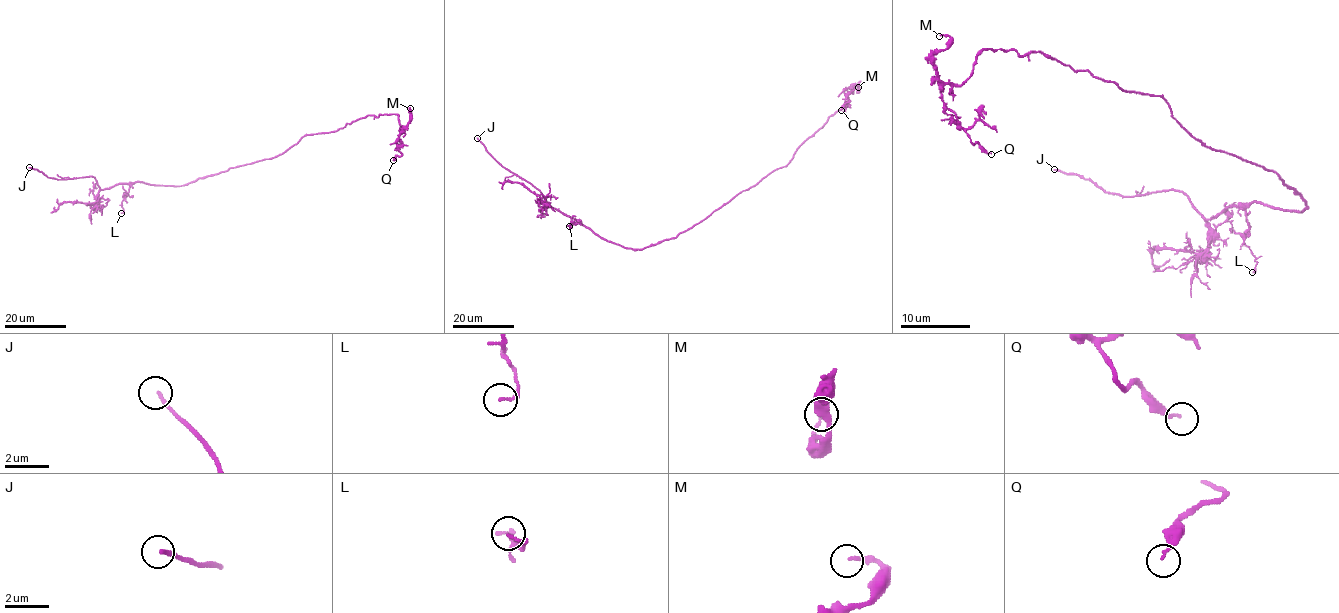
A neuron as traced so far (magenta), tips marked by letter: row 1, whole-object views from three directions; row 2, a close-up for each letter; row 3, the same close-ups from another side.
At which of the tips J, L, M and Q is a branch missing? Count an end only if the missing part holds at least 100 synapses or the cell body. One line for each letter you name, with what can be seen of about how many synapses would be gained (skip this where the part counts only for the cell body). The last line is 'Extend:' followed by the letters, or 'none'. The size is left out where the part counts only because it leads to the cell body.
Extend: J

